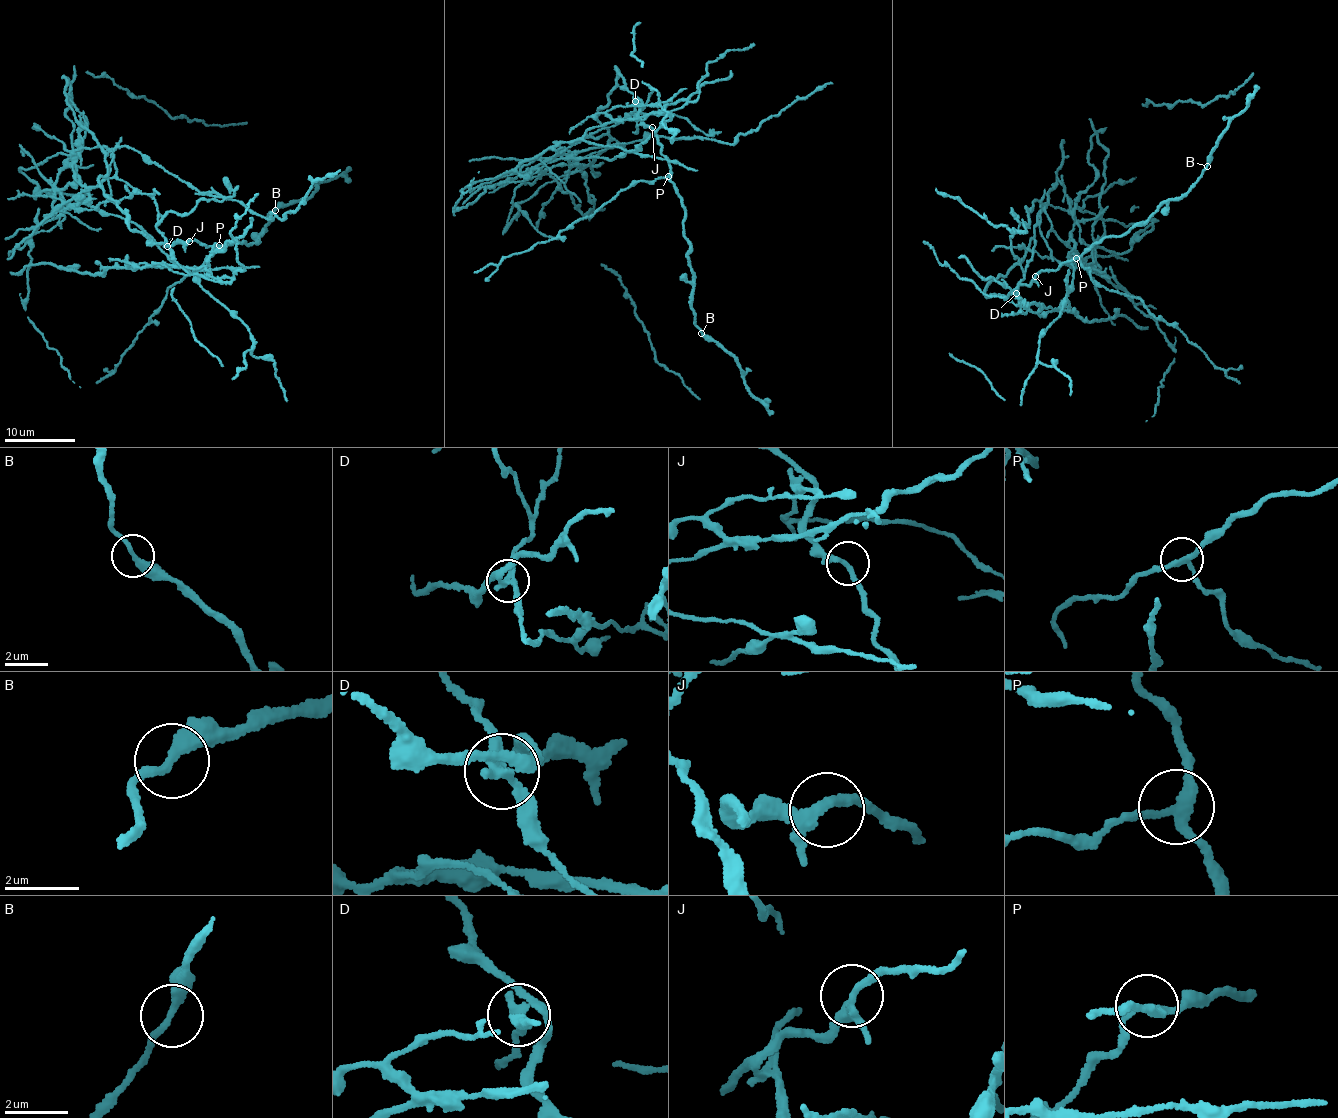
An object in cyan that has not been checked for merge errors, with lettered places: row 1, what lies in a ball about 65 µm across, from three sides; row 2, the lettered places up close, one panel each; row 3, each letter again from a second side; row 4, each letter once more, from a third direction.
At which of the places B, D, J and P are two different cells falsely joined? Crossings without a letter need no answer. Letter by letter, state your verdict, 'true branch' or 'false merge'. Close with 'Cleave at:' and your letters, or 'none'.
B: true branch
D: false merge
J: true branch
P: false merge
Cleave at: D, P

